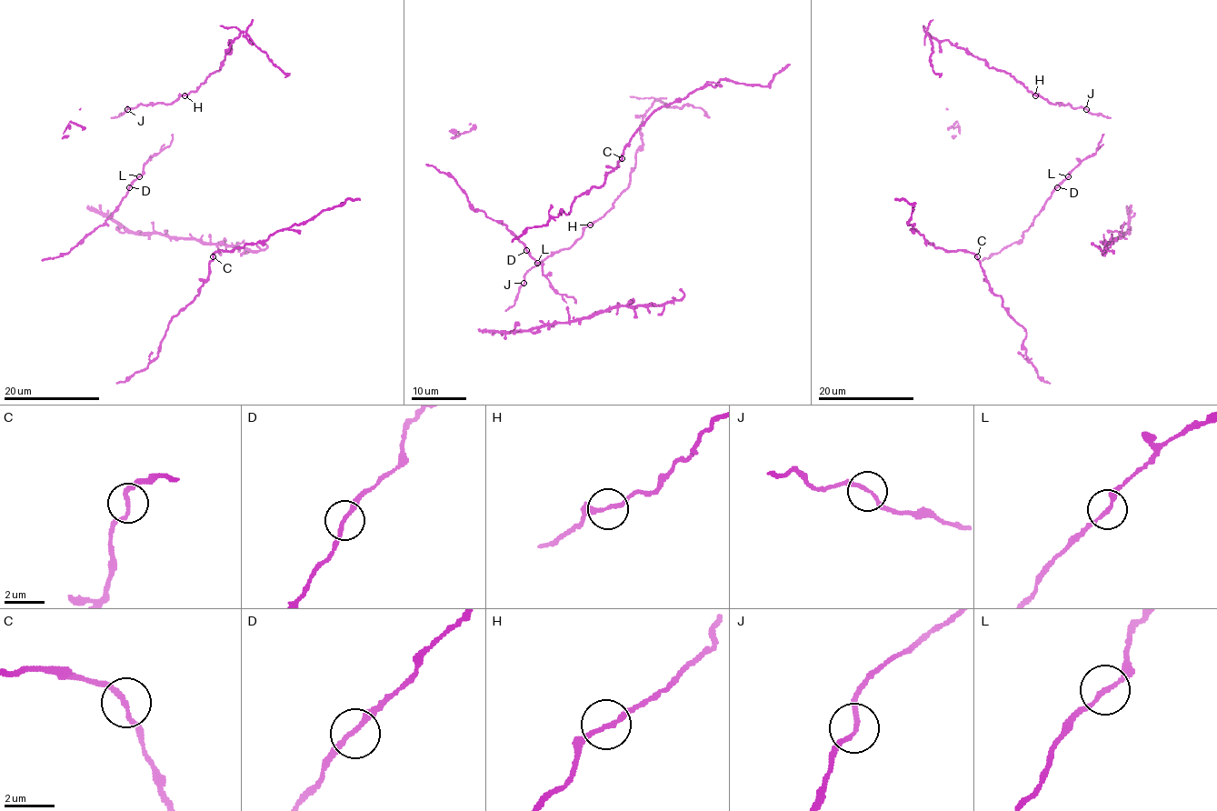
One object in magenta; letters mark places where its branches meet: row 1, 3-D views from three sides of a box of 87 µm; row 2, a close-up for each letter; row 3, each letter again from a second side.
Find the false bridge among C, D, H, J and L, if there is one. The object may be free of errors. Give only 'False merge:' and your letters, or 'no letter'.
False merge: H

